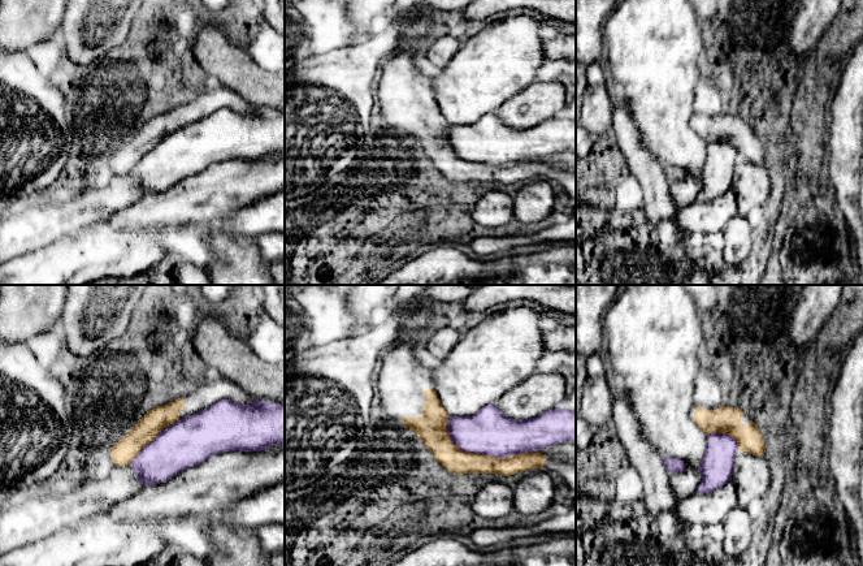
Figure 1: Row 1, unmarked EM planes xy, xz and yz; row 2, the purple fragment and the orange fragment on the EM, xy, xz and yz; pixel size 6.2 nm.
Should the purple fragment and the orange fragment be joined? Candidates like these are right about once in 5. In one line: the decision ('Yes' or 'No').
No

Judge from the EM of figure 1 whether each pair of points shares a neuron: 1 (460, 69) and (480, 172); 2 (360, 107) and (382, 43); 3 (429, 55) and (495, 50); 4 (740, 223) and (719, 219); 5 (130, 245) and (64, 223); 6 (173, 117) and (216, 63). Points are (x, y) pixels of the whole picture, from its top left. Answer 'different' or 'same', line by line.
1: different
2: same
3: same
4: different
5: different
6: different

